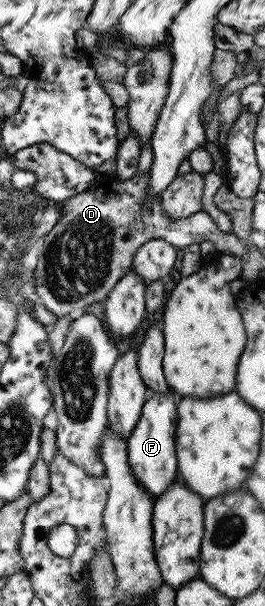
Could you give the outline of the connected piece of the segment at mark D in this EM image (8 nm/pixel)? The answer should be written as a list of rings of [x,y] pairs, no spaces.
[[[136,173],[129,180],[116,180],[110,177],[96,178],[85,191],[70,197],[62,202],[56,202],[60,207],[62,216],[53,226],[53,229],[44,235],[43,245],[37,254],[37,265],[34,269],[34,284],[39,301],[55,314],[58,319],[63,316],[78,314],[89,308],[92,303],[103,303],[114,289],[114,285],[122,279],[131,269],[134,256],[139,248],[148,241],[158,240],[171,242],[180,248],[185,248],[193,243],[210,245],[221,253],[231,256],[246,258],[244,243],[233,233],[223,233],[218,228],[214,218],[203,210],[180,220],[168,216],[162,208],[162,196],[157,196],[151,203],[150,209],[144,204],[150,193],[151,175]]]

